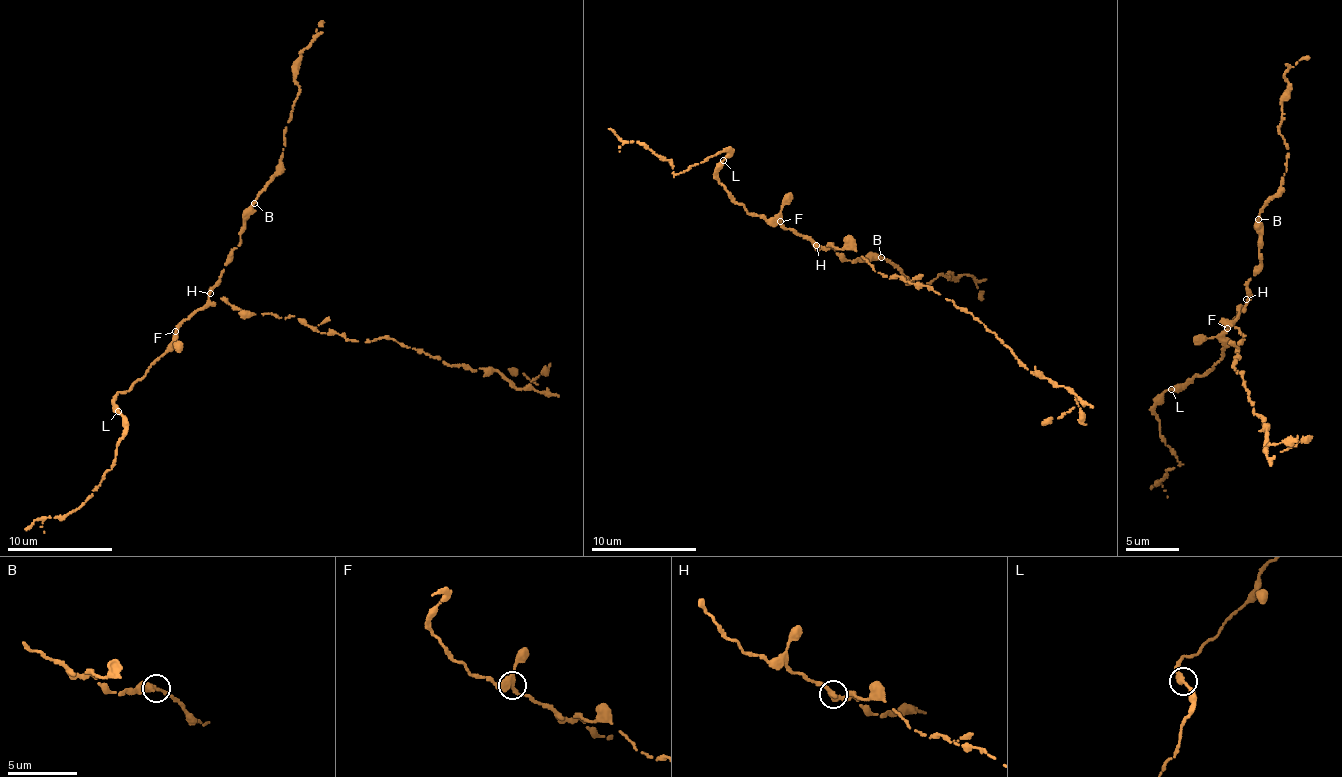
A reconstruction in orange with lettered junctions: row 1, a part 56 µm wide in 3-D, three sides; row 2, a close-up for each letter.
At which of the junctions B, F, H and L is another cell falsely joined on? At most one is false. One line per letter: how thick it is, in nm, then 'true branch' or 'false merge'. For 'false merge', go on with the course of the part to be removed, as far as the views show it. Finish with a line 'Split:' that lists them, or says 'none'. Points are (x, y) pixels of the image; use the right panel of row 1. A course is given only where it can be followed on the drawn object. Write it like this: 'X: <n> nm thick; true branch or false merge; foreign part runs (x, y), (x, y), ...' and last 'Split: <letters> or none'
B: 280 nm thick; true branch
F: 260 nm thick; true branch
H: 240 nm thick; false merge; foreign part runs (1247, 300), (1231, 323), (1244, 334), (1232, 362), (1266, 424), (1263, 450), (1313, 437)
L: 360 nm thick; true branch
Split: H

